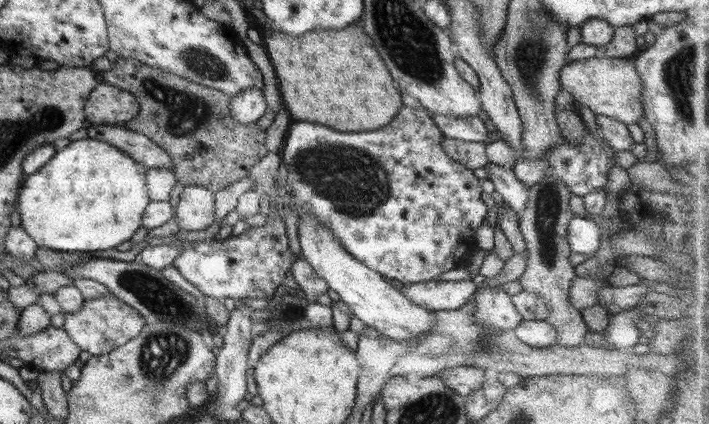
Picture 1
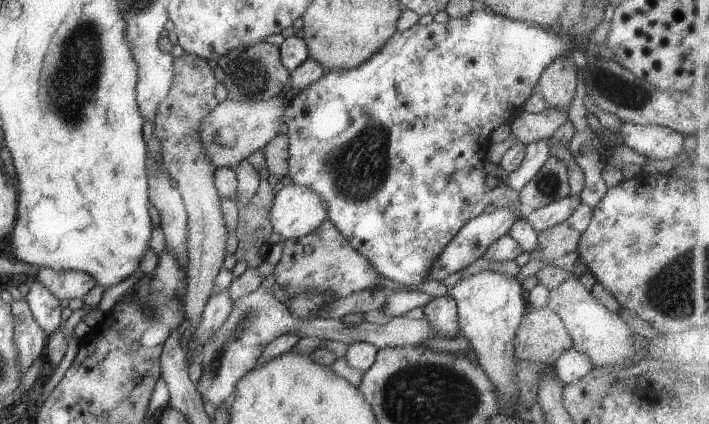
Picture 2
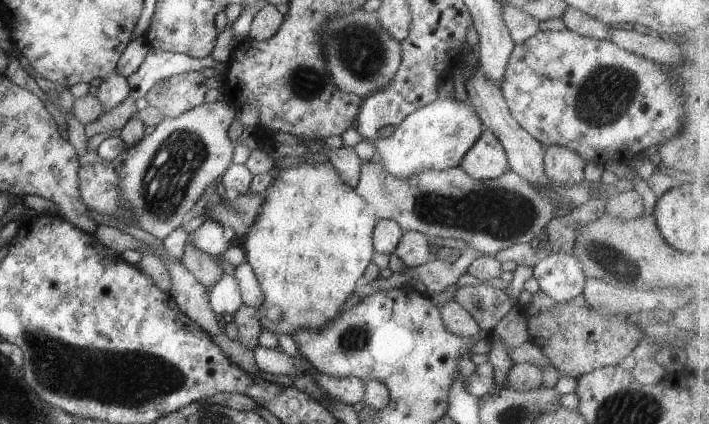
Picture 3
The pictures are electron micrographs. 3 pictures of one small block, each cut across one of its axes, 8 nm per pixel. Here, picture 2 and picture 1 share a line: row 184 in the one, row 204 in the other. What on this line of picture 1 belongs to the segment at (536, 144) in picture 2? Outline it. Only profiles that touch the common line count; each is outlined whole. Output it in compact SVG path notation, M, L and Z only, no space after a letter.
M490 161L483 168L487 170L487 179L494 183L496 192L502 195L503 202L520 213L528 202L529 187L516 178L512 169Z

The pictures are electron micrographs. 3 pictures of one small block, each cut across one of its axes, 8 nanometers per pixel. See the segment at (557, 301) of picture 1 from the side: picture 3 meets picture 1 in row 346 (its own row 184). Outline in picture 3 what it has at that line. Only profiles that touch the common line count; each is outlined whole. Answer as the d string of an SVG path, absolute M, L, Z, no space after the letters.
M562 145L545 147L543 163L547 178L557 183L573 185L585 179L585 160L576 151Z

